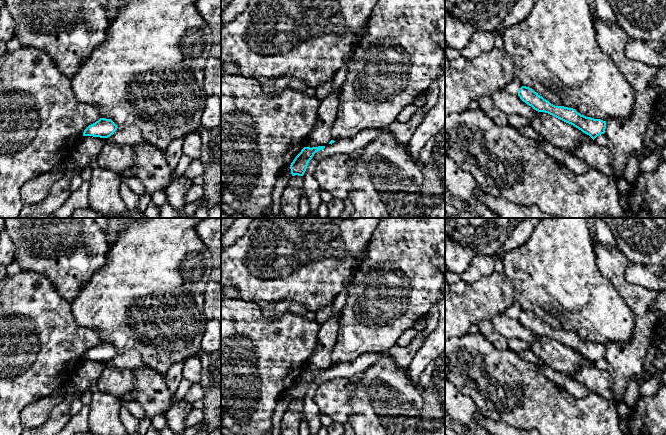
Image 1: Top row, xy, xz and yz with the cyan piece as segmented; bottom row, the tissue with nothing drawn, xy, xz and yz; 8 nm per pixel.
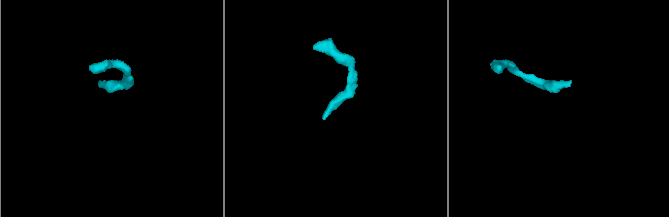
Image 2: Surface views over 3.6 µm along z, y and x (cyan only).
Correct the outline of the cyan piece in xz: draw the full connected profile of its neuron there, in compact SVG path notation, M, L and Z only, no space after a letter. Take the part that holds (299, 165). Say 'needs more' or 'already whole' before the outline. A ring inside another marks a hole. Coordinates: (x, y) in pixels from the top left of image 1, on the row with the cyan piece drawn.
already whole | M318 146L312 148L304 147L290 165L292 176L303 176L307 169L308 163L314 156L314 154L320 150L323 150L324 148L325 146Z

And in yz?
already whole | M522 86L518 92L520 99L538 112L548 113L566 123L573 125L593 140L605 133L606 121L581 115L573 108L555 106L533 89Z

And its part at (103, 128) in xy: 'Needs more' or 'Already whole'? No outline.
Already whole

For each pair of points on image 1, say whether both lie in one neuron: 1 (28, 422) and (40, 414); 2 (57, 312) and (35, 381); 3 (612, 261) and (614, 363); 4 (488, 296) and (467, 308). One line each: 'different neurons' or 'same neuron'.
1: same neuron
2: same neuron
3: same neuron
4: same neuron

